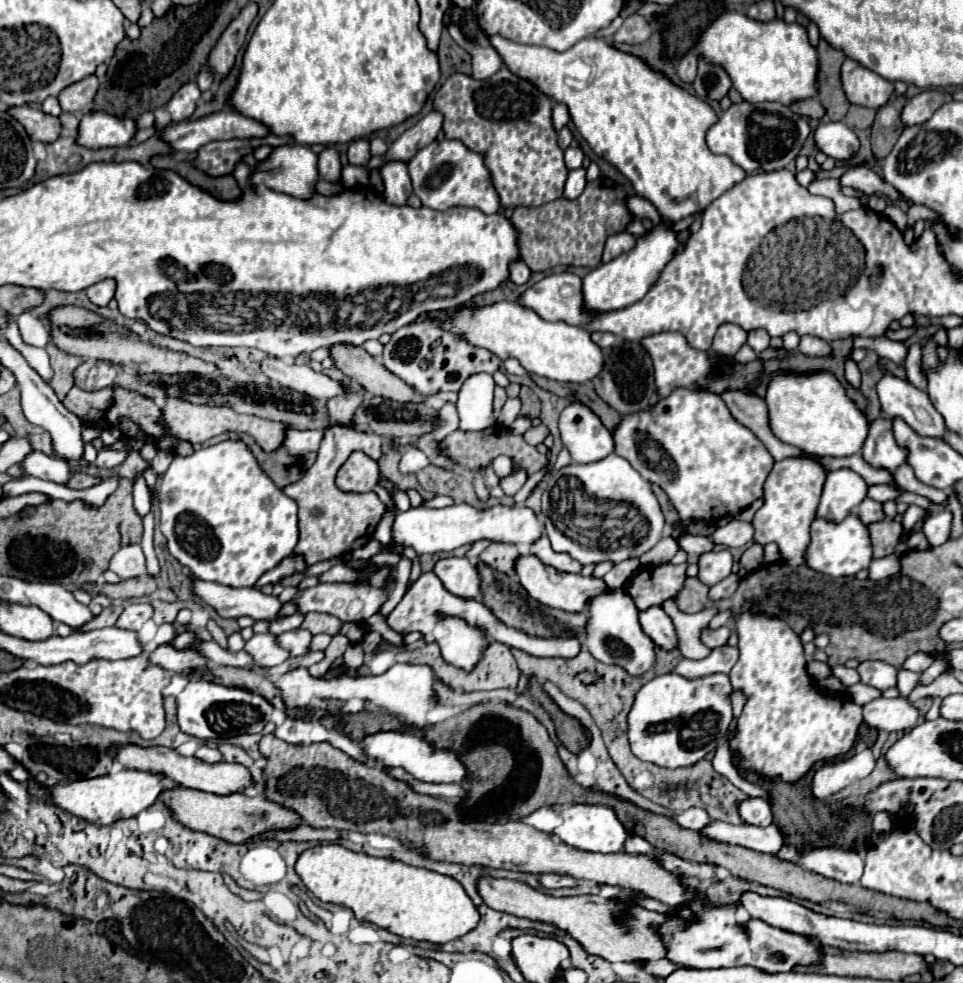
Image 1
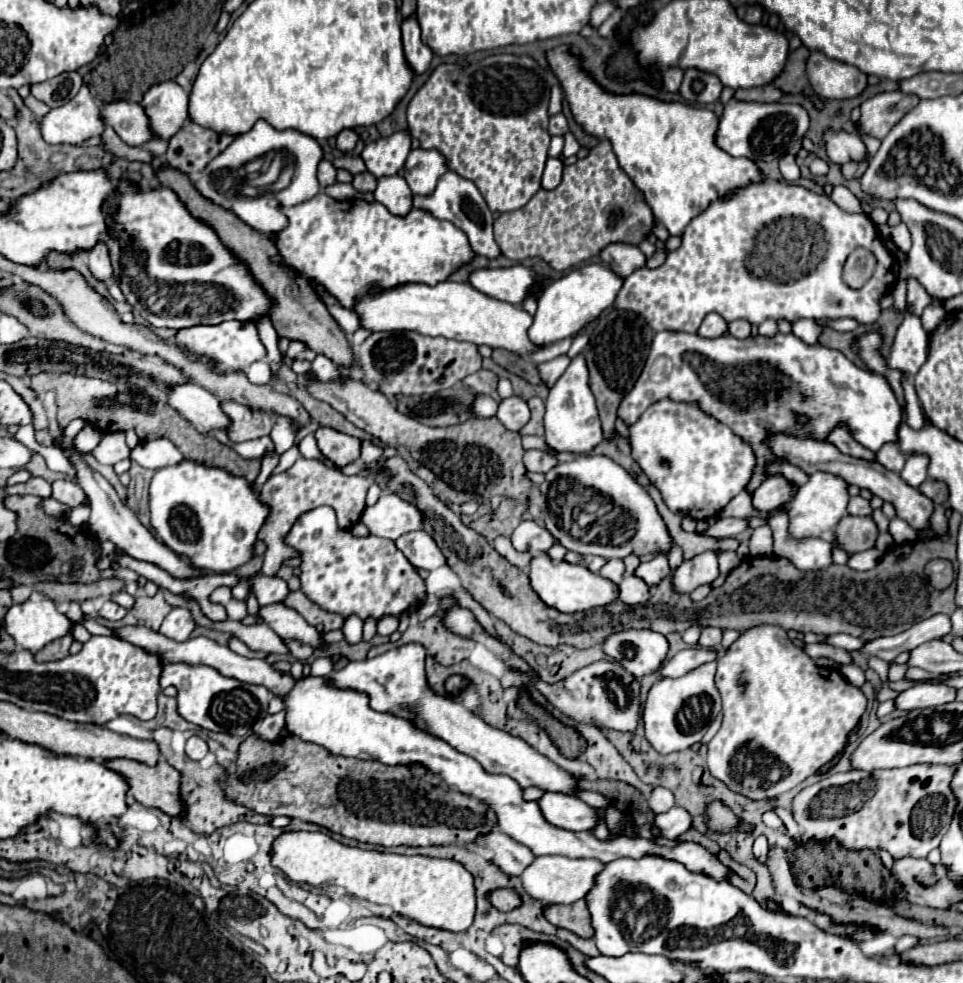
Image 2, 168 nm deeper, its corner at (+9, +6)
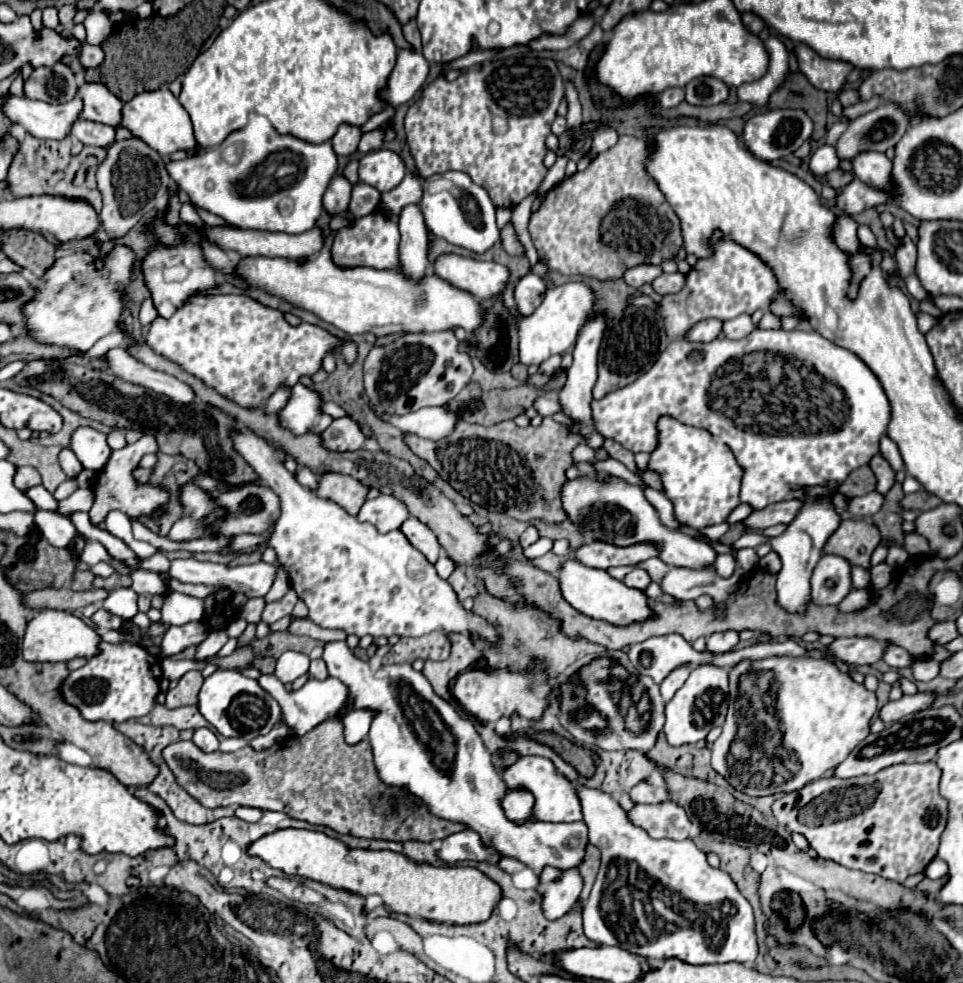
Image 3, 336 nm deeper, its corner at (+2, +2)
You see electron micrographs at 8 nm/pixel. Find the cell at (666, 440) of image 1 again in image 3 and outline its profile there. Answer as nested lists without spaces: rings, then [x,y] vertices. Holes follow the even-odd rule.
[[[665,415],[657,421],[657,447],[649,455],[649,469],[661,475],[665,495],[673,501],[677,519],[693,529],[703,529],[703,527],[721,523],[741,503],[739,485],[741,485],[741,477],[743,477],[743,467],[735,461],[731,449],[723,441],[713,437],[709,431],[685,425],[669,415]]]

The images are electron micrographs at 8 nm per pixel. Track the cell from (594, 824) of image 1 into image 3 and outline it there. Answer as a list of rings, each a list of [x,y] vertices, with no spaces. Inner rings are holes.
[[[523,757],[521,763],[515,763],[505,771],[505,783],[509,787],[525,787],[535,795],[535,817],[547,823],[575,823],[581,821],[581,807],[577,803],[577,795],[573,791],[573,783],[559,775],[549,759],[543,757]]]

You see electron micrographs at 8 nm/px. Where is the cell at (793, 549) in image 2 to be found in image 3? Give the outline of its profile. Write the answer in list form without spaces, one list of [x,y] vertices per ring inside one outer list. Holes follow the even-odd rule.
[[[825,553],[811,575],[811,599],[817,605],[837,605],[851,591],[851,565],[839,555]]]

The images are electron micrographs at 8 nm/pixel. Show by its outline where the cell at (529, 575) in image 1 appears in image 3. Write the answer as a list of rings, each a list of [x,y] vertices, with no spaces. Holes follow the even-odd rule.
[[[567,559],[561,569],[559,569],[559,587],[563,593],[563,599],[577,609],[579,613],[593,617],[593,619],[603,619],[613,625],[629,625],[633,621],[643,621],[651,615],[651,609],[647,605],[647,595],[627,587],[625,583],[609,577],[607,571],[597,571],[593,567],[587,567],[579,563],[577,559]]]

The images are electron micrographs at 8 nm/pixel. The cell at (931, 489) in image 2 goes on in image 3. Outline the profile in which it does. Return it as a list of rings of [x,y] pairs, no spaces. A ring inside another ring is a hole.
[[[925,489],[913,493],[913,495],[905,495],[903,501],[901,501],[901,507],[903,509],[913,509],[913,511],[927,511],[927,509],[933,509],[933,507],[939,507],[943,501],[933,495],[933,493],[927,493]]]

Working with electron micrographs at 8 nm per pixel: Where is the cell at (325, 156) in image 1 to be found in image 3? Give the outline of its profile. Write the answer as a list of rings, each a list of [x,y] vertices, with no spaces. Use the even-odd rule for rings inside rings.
[[[335,175],[325,191],[325,197],[323,197],[325,211],[329,215],[343,213],[343,211],[347,211],[349,199],[351,199],[351,183],[343,175]]]

